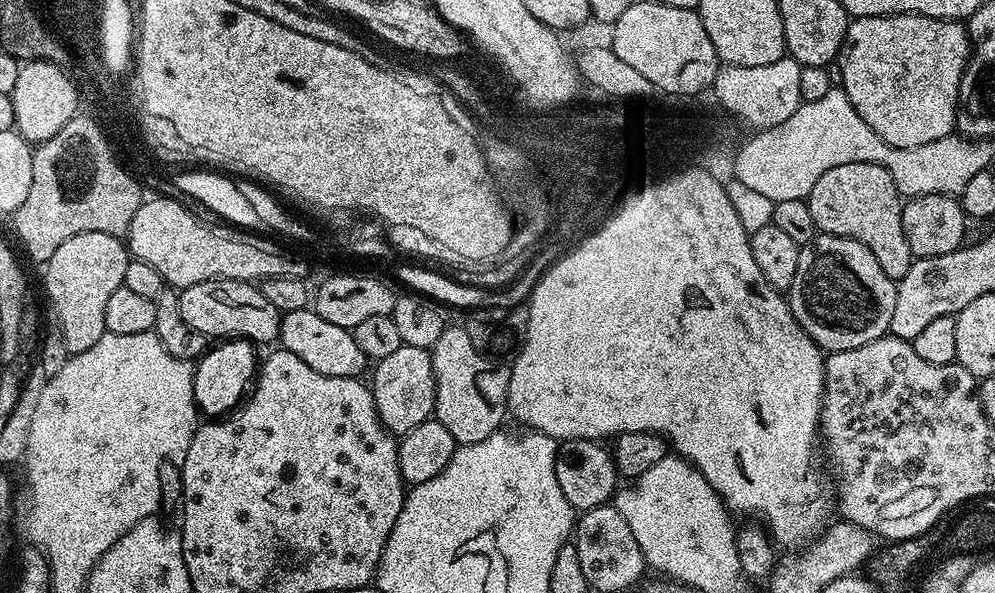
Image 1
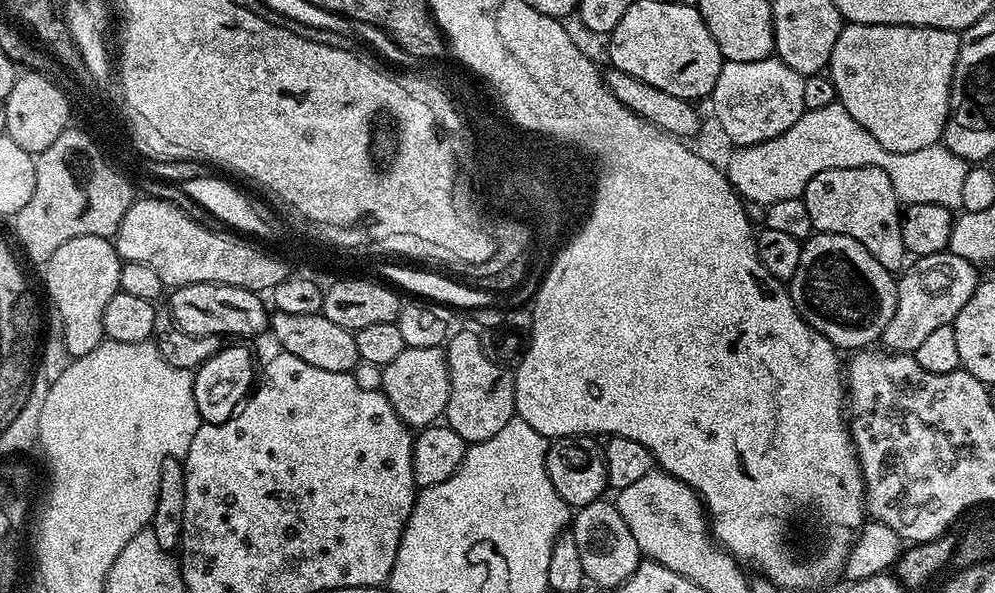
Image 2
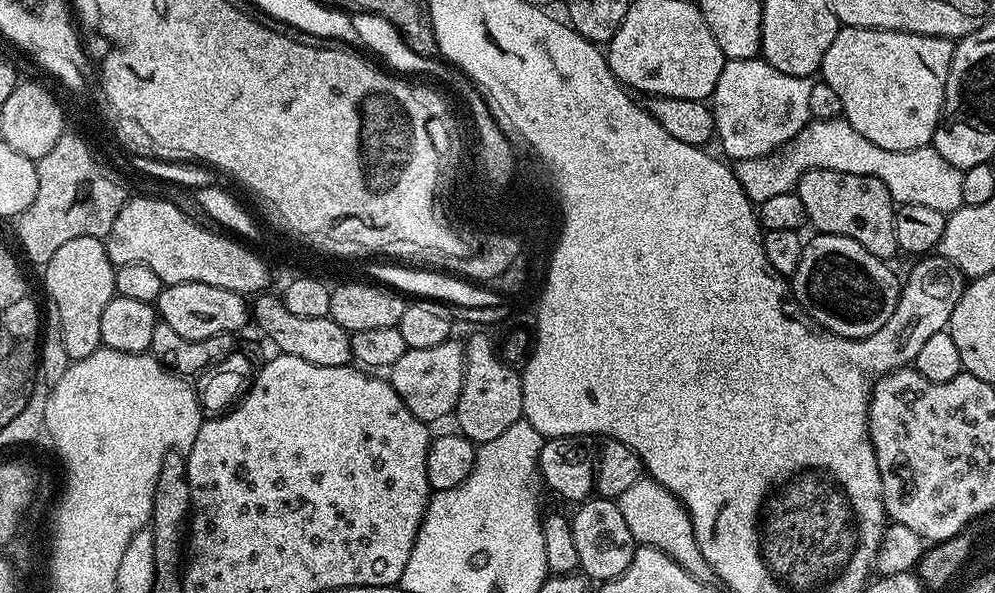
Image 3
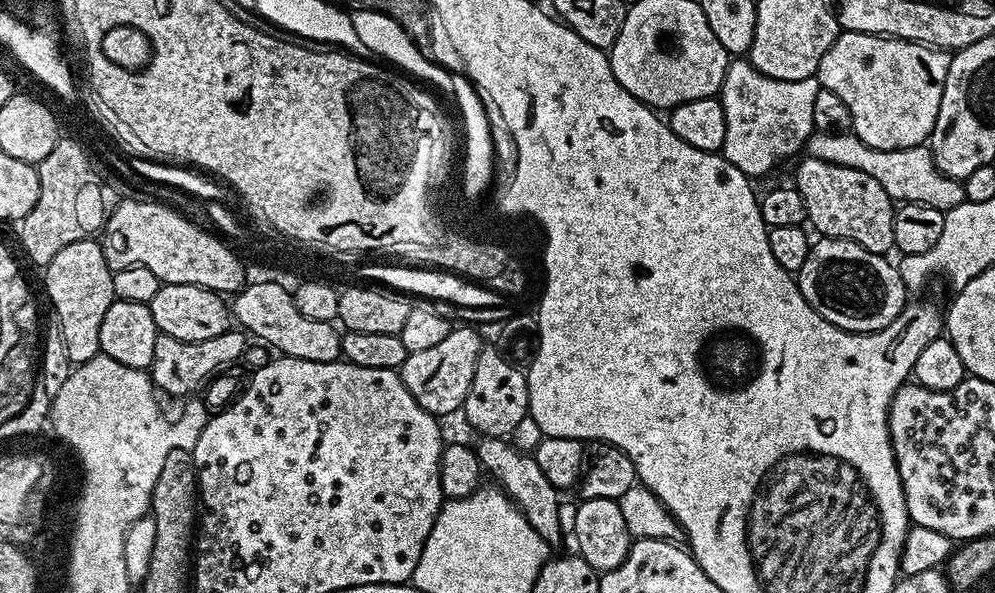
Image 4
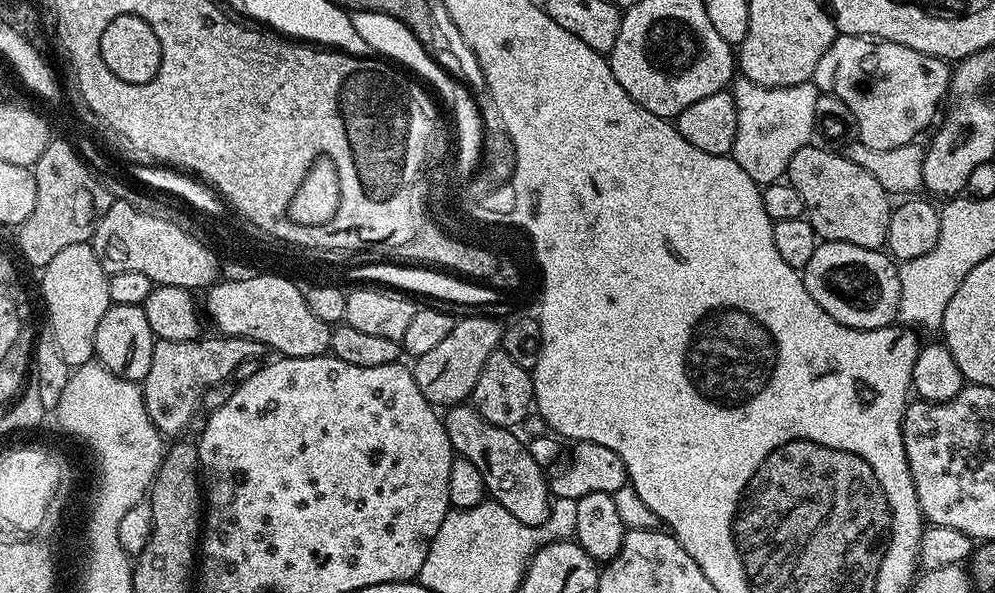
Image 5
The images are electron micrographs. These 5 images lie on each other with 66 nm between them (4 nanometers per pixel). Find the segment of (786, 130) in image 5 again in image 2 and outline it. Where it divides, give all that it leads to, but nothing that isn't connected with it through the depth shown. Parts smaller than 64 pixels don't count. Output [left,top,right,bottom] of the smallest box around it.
[710,56,807,147]

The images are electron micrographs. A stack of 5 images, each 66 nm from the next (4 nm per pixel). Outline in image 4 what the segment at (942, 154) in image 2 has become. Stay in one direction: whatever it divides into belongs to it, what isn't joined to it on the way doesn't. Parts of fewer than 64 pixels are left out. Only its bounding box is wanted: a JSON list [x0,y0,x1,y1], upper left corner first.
[806,131,965,213]

